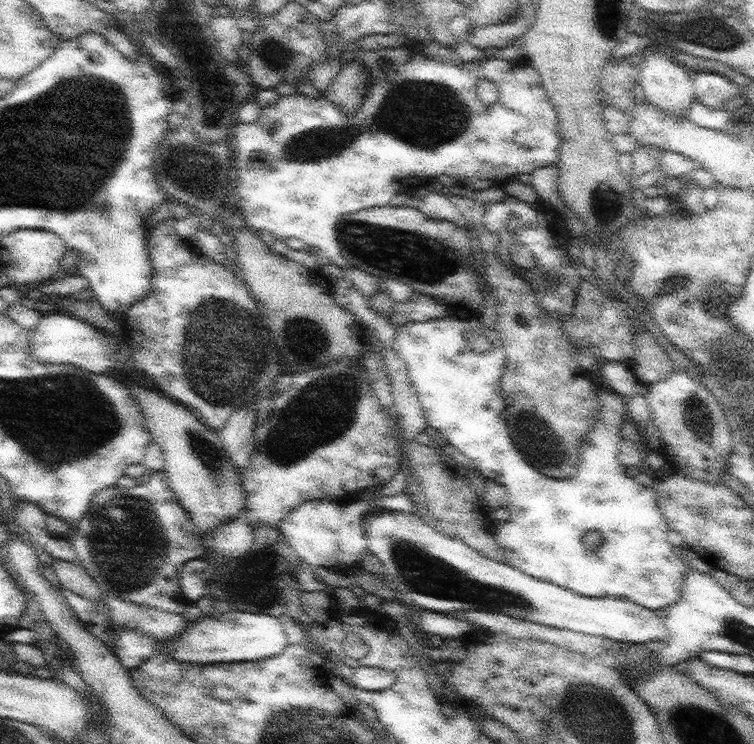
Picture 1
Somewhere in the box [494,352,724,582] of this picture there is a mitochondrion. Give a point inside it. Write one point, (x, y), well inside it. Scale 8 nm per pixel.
(535, 438)

